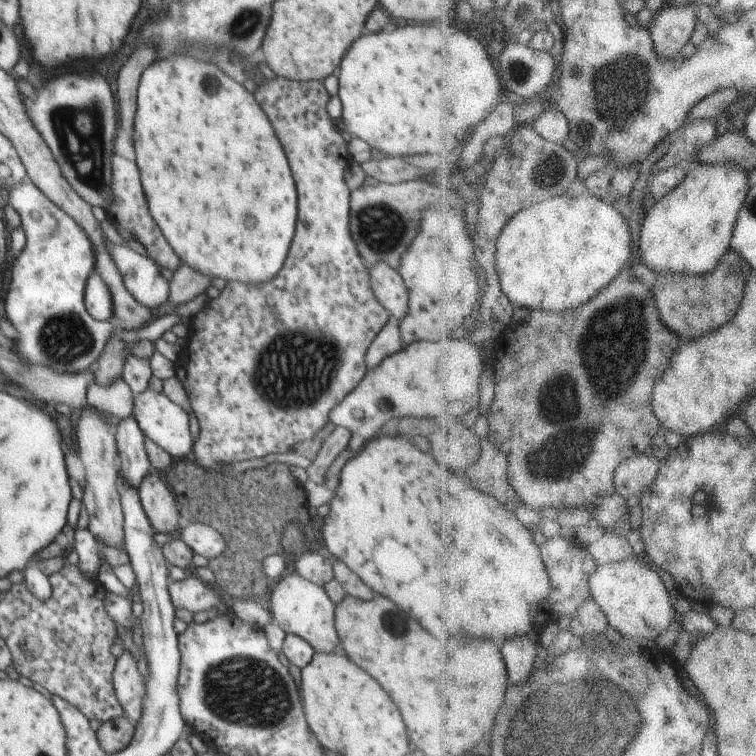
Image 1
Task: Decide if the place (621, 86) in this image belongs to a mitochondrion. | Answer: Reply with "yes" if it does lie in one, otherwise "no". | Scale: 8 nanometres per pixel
yes

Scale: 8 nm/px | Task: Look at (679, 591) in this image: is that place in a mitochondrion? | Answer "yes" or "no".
no

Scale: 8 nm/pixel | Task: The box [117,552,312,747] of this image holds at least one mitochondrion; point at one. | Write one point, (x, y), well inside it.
(247, 692)

